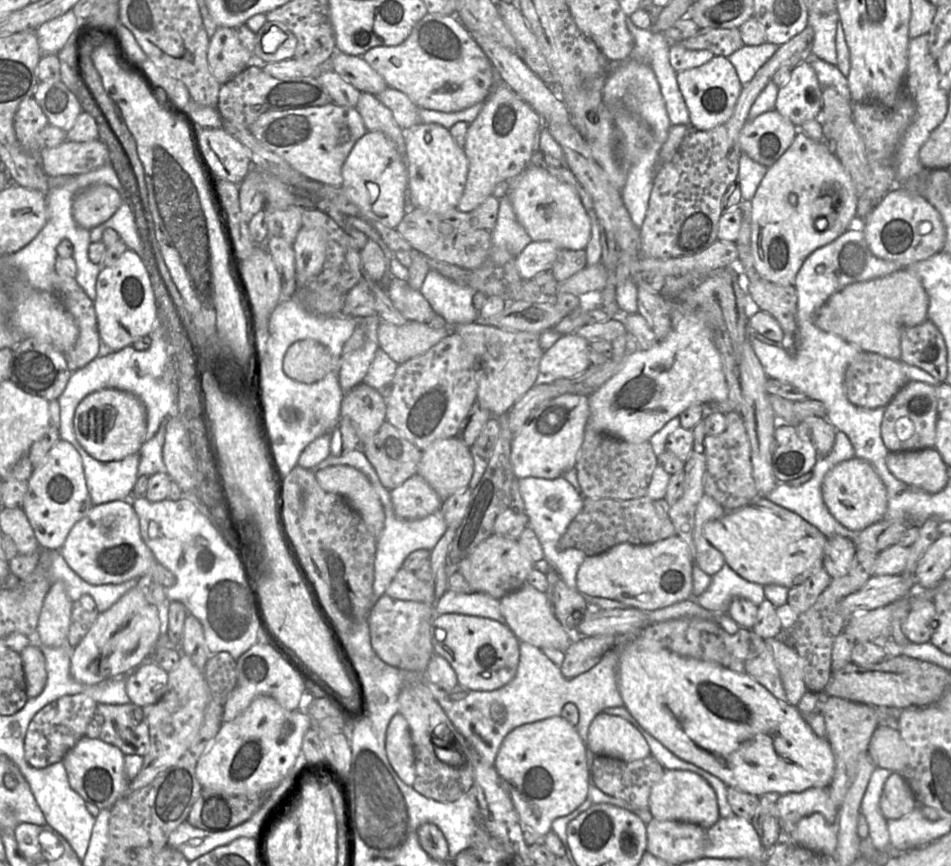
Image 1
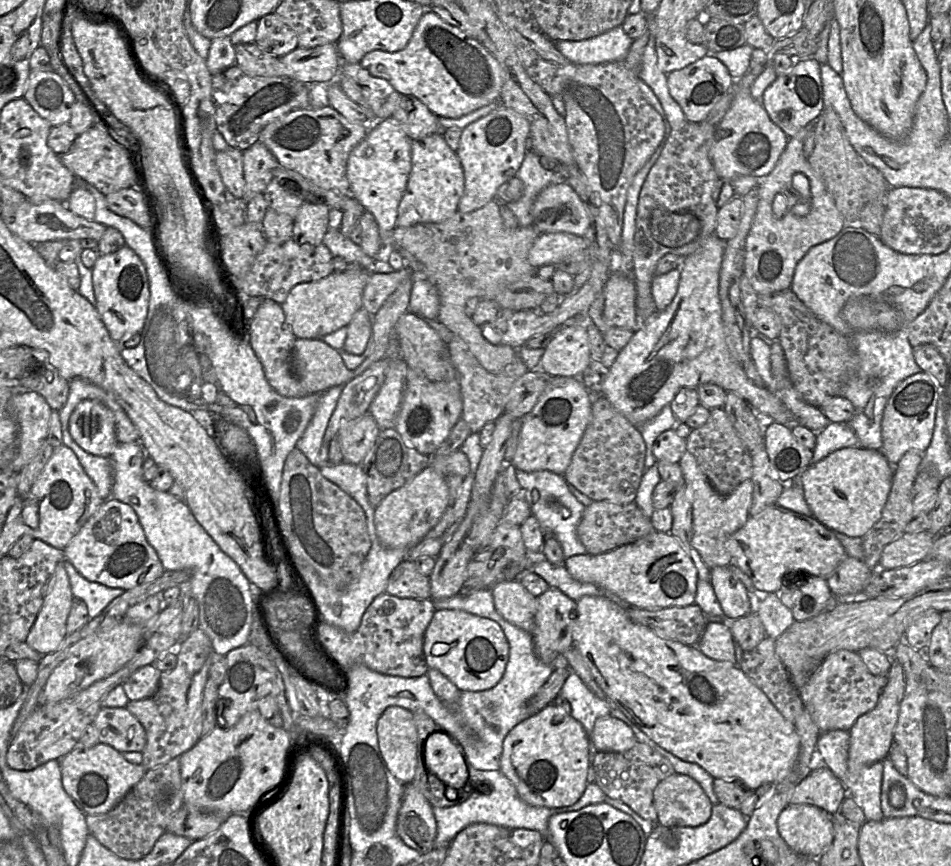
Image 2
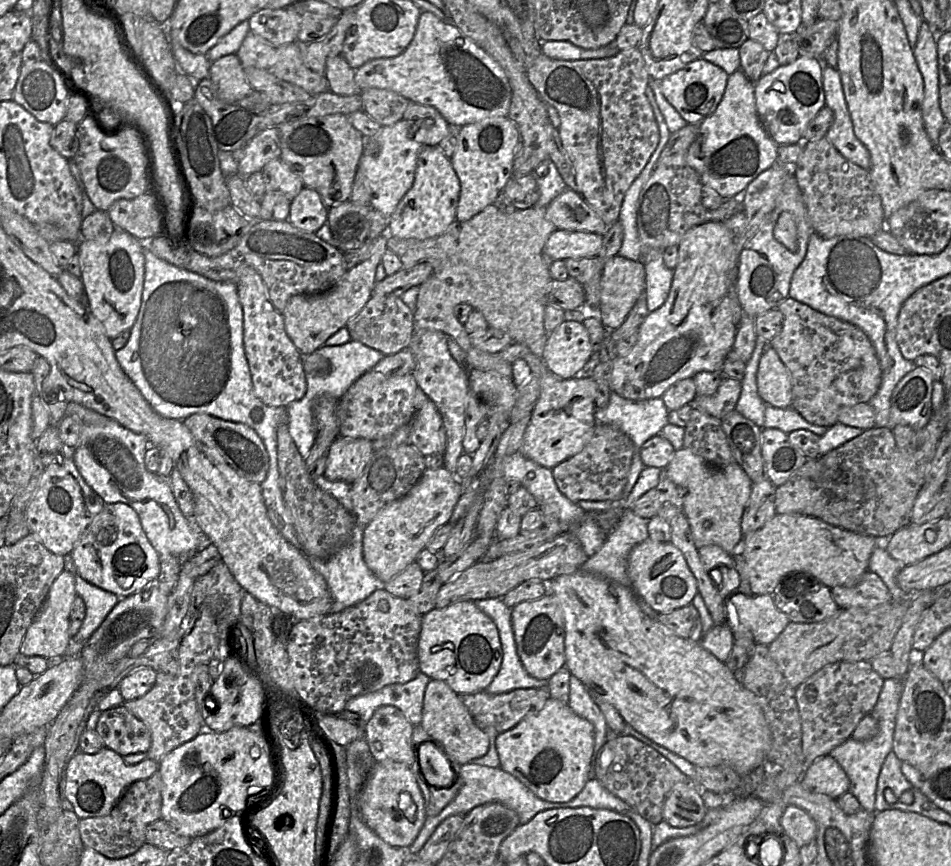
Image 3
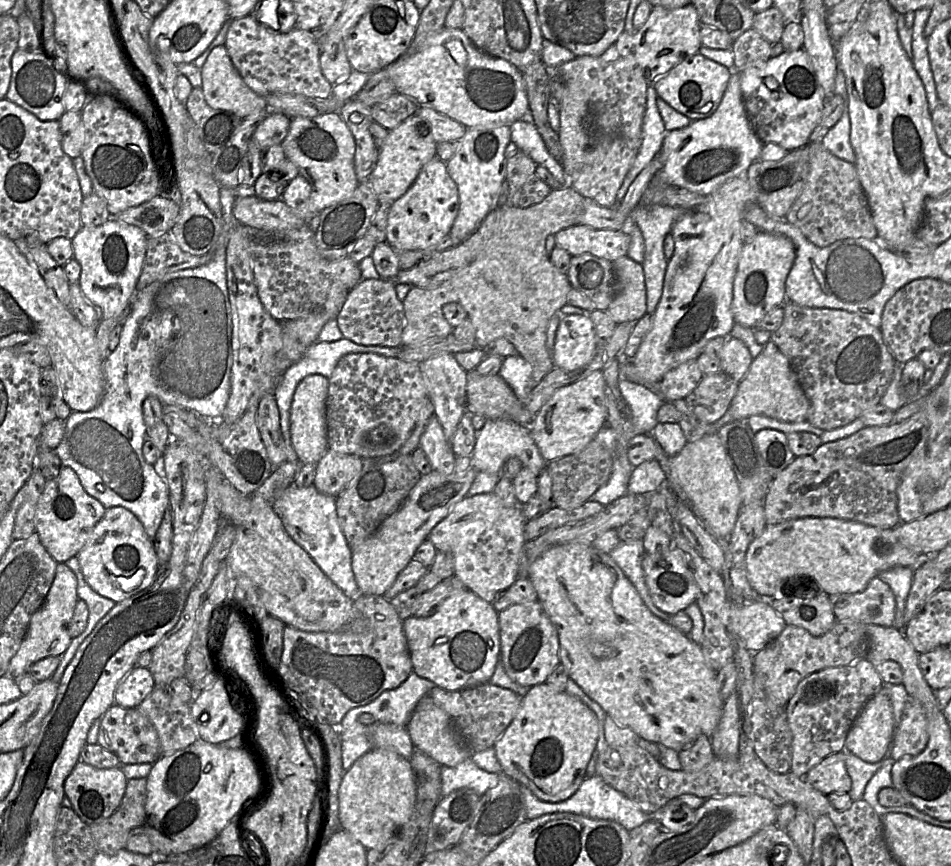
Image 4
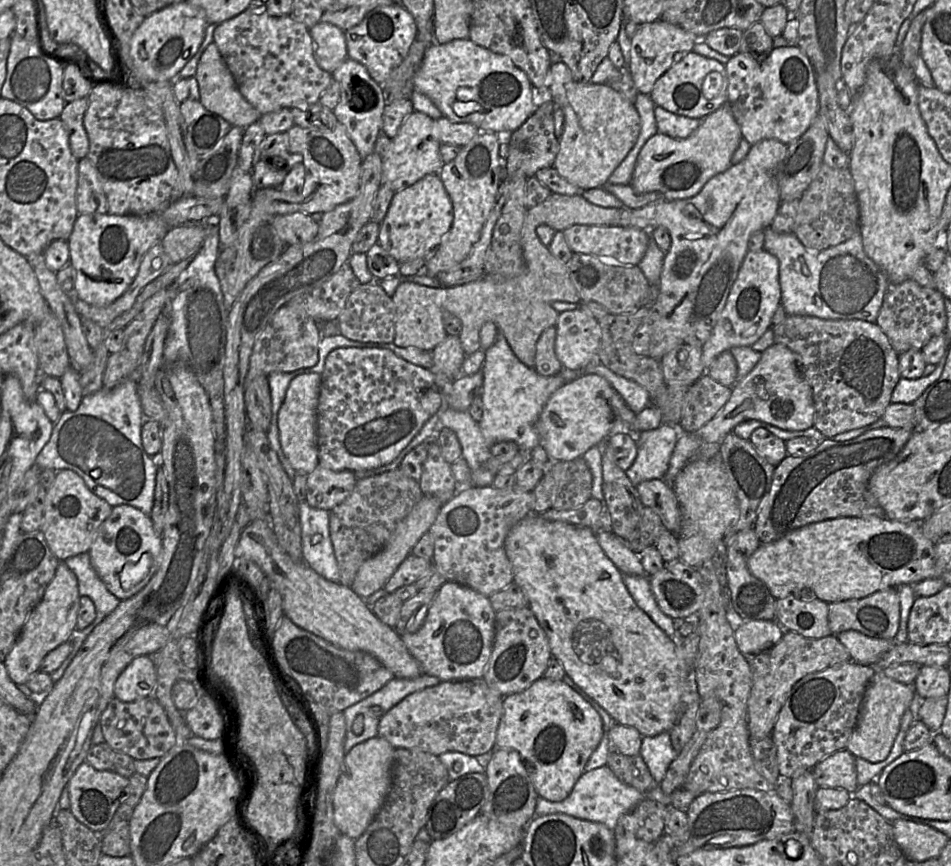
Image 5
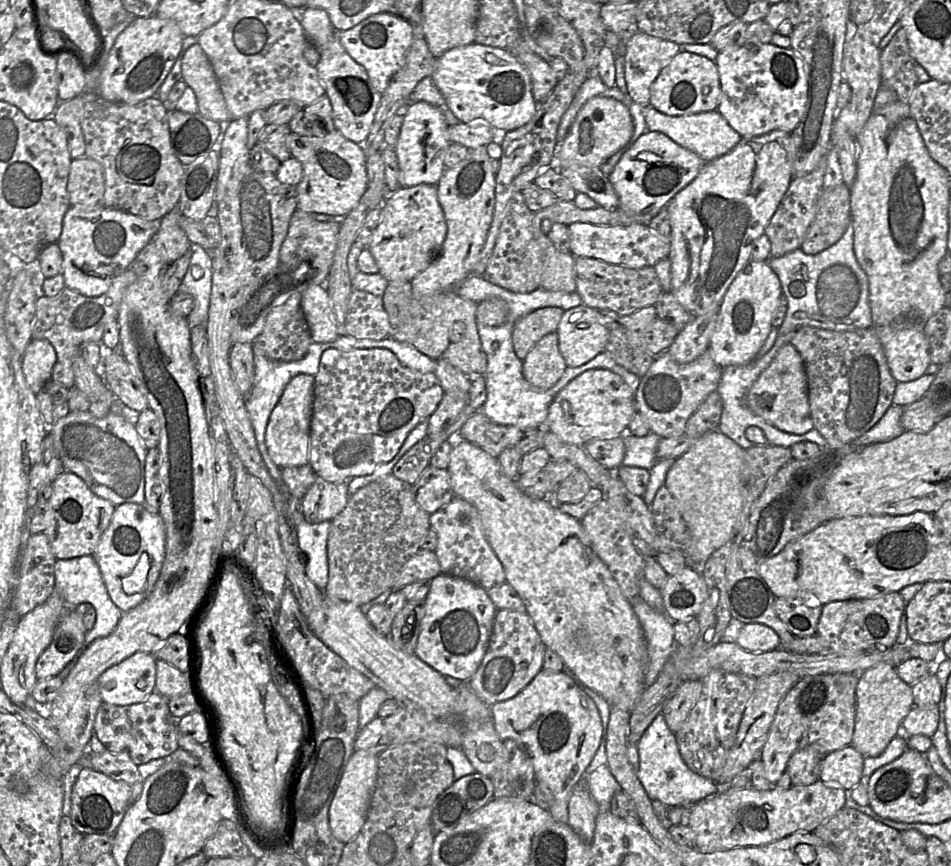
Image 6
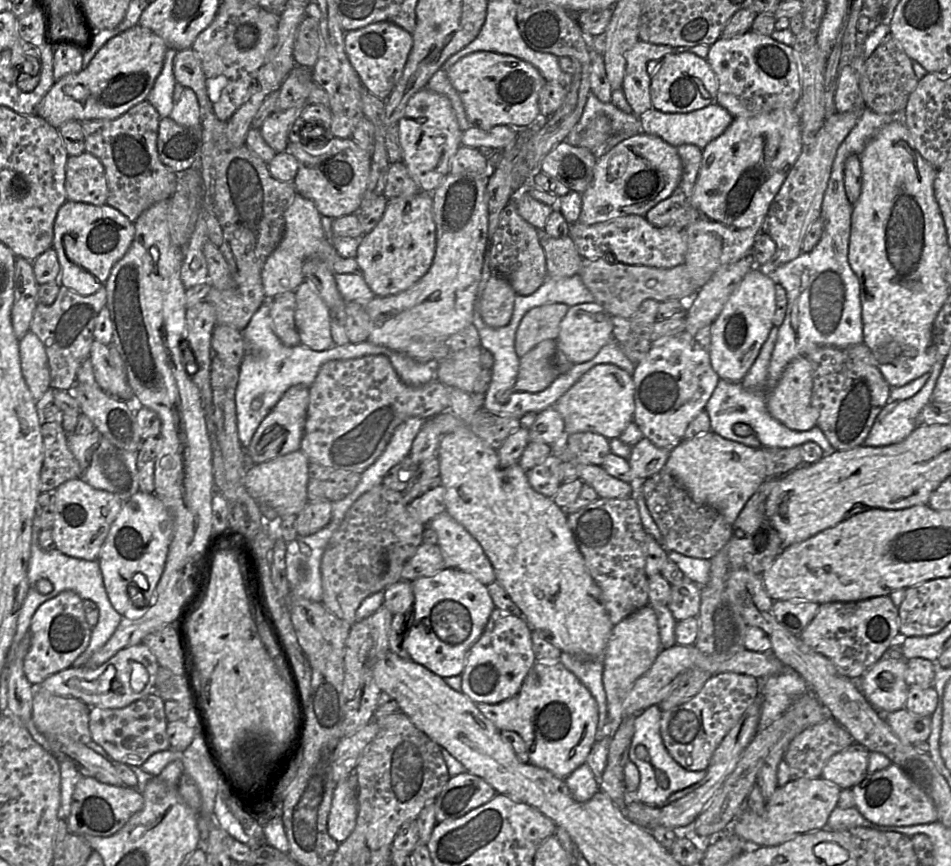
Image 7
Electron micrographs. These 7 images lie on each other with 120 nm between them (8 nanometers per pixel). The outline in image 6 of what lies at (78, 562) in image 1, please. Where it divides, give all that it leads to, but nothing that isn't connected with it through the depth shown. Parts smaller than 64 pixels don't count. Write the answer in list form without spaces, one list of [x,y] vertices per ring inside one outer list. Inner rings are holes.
[[[124,503],[116,506],[107,529],[93,553],[103,582],[112,602],[126,613],[143,602],[153,591],[165,559],[165,525],[159,513],[152,513],[144,505]]]

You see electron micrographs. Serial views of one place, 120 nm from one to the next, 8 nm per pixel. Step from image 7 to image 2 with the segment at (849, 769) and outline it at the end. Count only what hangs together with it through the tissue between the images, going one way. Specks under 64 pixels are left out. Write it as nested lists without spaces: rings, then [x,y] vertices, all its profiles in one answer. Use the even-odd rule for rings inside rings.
[[[816,759],[810,773],[794,788],[789,804],[812,805],[832,816],[839,813],[847,796],[843,783]]]

